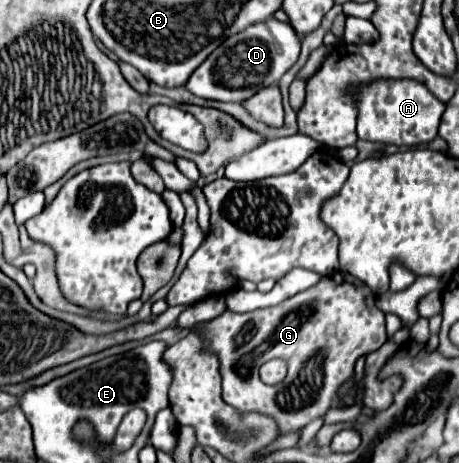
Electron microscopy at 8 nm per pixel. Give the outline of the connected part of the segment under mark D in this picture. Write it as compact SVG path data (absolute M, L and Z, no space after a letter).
M267 18L265 22L257 22L253 26L247 26L245 30L229 36L189 78L187 90L193 92L195 96L207 98L207 100L221 100L221 102L243 102L257 94L259 90L273 86L279 82L279 78L297 62L301 52L301 38L293 30L293 26L279 22L277 18Z

